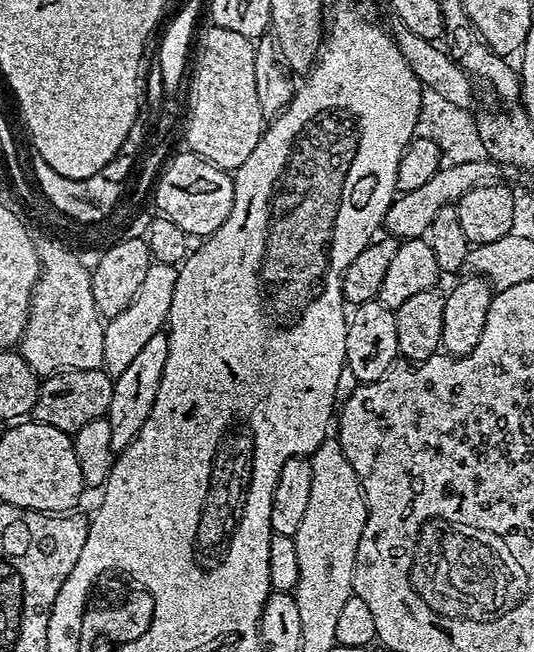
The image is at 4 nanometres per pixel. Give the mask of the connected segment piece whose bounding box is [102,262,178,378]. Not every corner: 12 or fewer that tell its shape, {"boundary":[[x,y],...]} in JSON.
{"boundary":[[152,262],[104,324],[102,358],[122,374],[168,323],[177,267]]}

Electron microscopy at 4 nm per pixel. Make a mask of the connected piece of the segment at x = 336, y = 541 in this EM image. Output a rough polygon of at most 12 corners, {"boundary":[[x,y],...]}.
{"boundary":[[339,439],[310,459],[294,537],[304,621],[354,594],[368,504]]}

